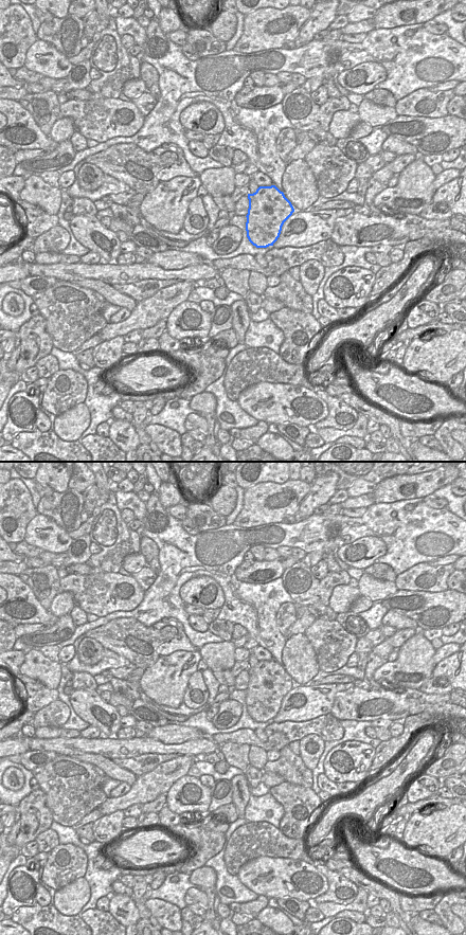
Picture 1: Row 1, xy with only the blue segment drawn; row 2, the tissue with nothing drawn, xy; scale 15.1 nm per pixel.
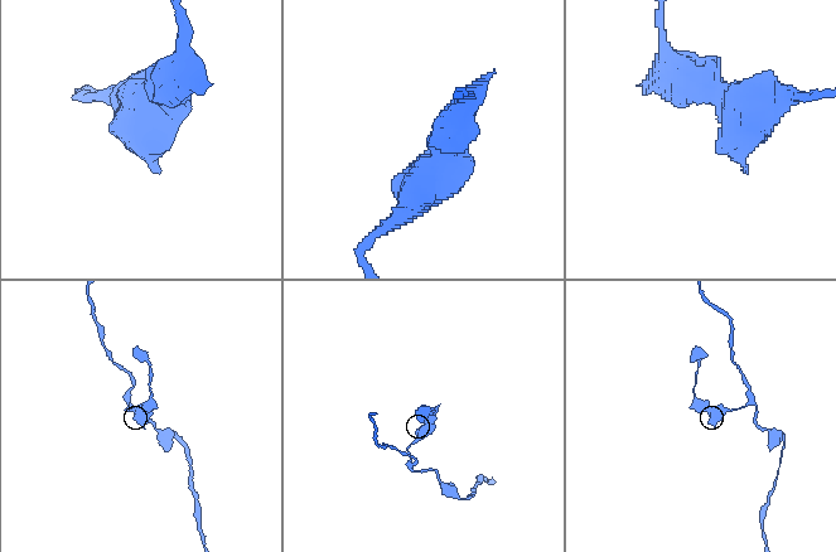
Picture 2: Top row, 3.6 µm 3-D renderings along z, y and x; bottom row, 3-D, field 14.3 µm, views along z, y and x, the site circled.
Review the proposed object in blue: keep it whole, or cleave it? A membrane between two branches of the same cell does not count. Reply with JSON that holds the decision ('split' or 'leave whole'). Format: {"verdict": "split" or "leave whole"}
{"verdict": "split"}

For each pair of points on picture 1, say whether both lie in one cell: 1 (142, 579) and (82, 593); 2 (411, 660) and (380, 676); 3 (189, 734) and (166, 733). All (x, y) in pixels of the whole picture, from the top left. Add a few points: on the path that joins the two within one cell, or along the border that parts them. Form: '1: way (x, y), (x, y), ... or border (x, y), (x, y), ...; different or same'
1: border (131, 575), (144, 591); different
2: way (404, 667), (400, 670), (388, 673); same
3: way (183, 734), (172, 734); same

